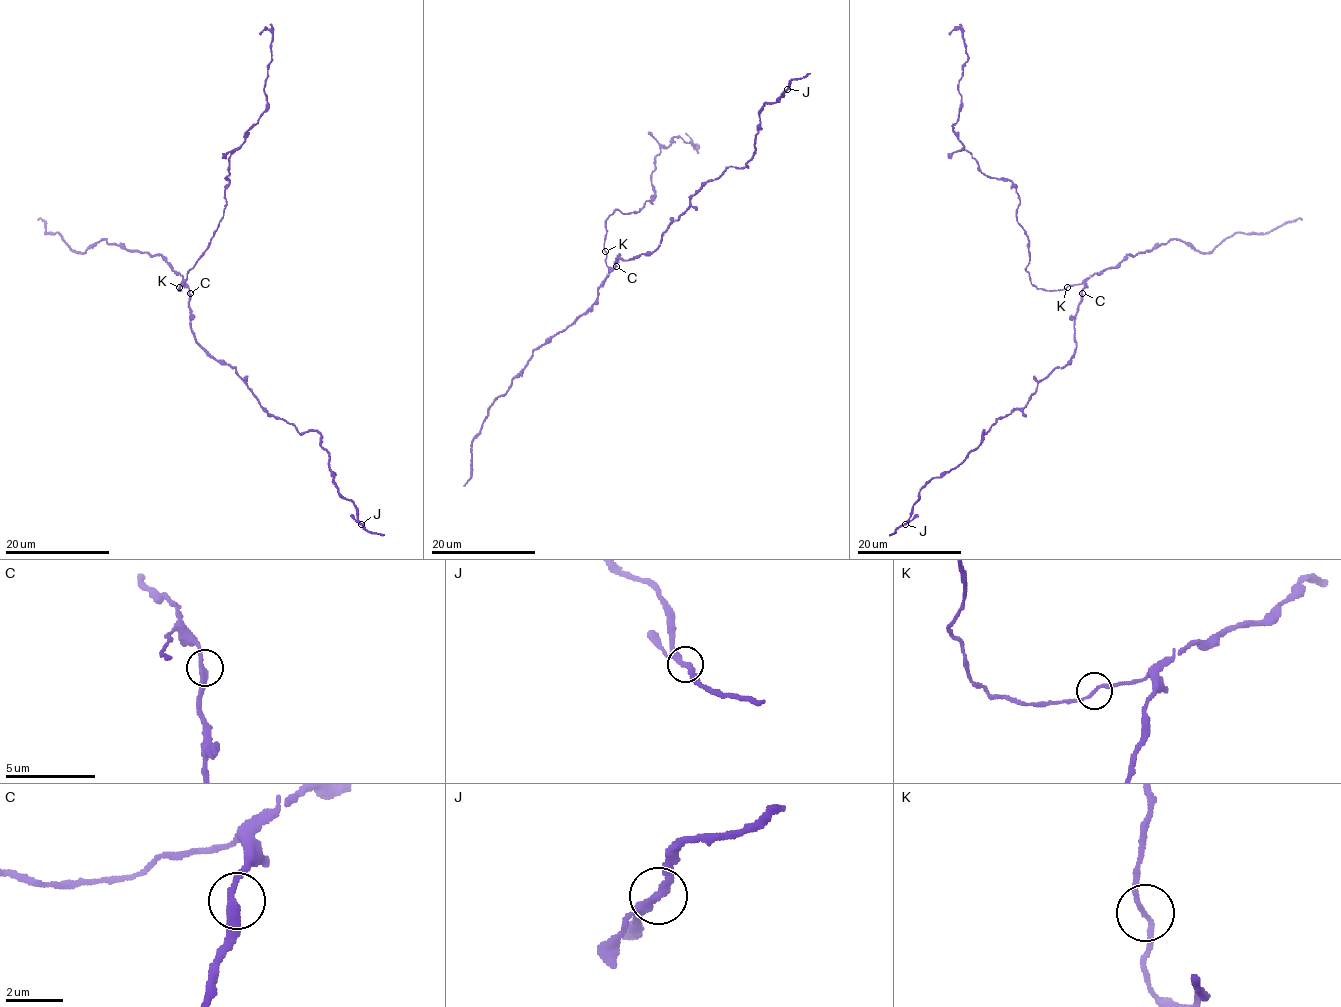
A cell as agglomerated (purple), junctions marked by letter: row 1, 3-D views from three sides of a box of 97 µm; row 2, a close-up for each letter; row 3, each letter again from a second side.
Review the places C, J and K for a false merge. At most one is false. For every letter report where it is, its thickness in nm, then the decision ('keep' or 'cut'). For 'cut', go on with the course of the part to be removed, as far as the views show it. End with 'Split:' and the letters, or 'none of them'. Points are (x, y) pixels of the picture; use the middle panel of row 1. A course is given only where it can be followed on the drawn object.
C: (616, 266) | 300 nm | keep
J: (787, 89) | 240 nm | keep
K: (605, 251) | 160 nm | keep
Split: none of them

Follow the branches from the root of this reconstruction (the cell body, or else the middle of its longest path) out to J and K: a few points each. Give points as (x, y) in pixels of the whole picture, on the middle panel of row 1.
J: (615, 265), (616, 258), (654, 251), (703, 186), (729, 166), (746, 165), (759, 112), (788, 89)
K: (615, 265), (610, 267), (606, 264), (606, 251)

